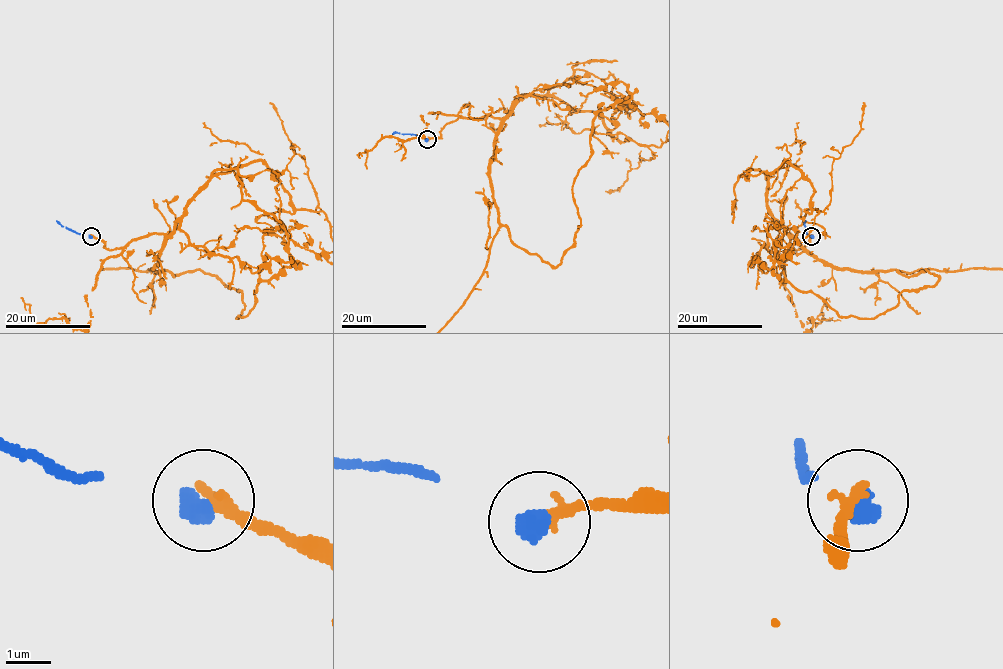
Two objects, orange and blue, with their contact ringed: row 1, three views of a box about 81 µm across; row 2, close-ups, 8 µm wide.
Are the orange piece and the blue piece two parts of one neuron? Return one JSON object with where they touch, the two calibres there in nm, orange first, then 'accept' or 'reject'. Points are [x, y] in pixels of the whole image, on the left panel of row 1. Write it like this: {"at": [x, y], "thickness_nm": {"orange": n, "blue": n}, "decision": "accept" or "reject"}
{"at": [91, 236], "thickness_nm": {"orange": 300, "blue": 480}, "decision": "reject"}

